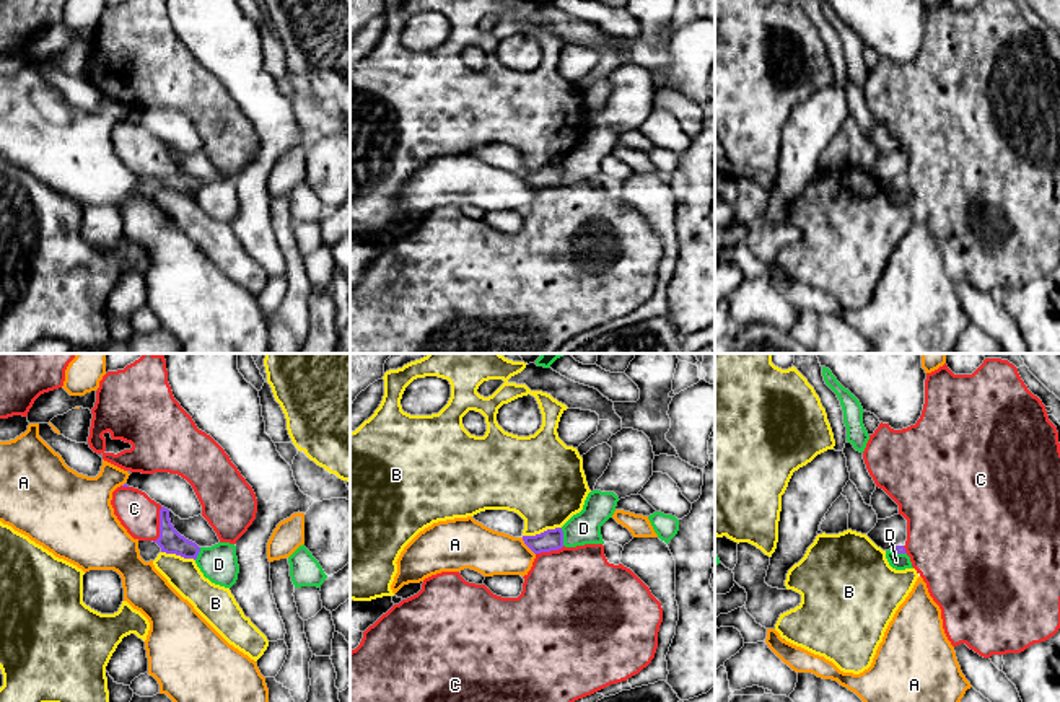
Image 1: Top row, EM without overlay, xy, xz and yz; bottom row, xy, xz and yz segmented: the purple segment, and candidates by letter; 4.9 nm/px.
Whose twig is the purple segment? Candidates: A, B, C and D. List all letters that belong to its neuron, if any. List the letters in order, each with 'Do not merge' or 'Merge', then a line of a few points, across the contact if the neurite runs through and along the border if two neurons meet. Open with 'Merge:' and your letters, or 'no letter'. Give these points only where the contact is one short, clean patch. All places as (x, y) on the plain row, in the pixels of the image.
Merge: C
A: Do not merge. Line: xz (521, 173), (534, 189)
B: Do not merge
C: Merge
D: Do not merge. Line: xz (560, 163), (564, 179)

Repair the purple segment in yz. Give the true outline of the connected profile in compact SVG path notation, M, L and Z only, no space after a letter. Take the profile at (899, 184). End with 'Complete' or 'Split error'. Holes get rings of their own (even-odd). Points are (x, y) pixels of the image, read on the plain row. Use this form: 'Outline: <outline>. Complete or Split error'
Outline: M948 0L926 8L925 39L915 60L894 65L879 59L863 86L863 94L876 122L883 124L907 155L907 176L891 182L907 189L912 202L926 218L928 228L941 244L943 264L953 282L966 279L983 293L1021 288L1034 279L1053 272L1060 264L1060 78L1057 62L1049 55L1045 41L1021 15L1014 0L980 0L972 10L954 10Z. Split error

